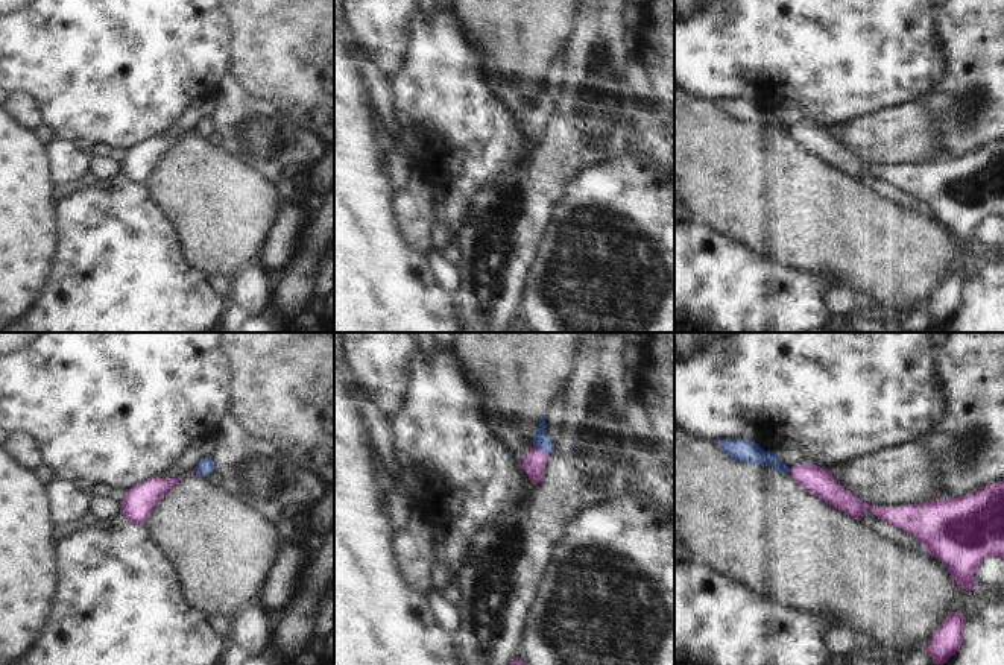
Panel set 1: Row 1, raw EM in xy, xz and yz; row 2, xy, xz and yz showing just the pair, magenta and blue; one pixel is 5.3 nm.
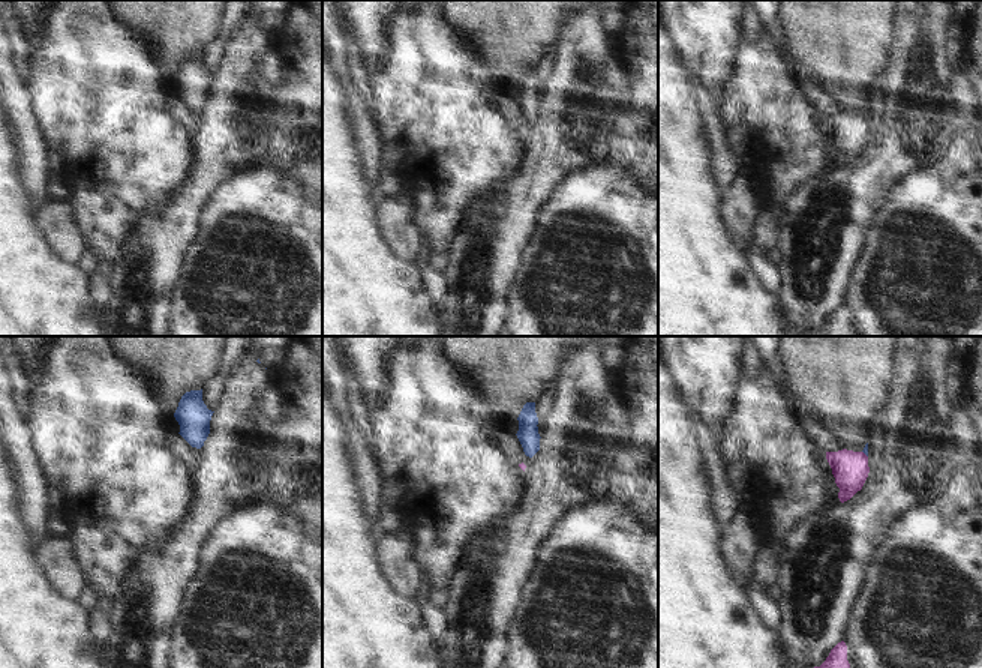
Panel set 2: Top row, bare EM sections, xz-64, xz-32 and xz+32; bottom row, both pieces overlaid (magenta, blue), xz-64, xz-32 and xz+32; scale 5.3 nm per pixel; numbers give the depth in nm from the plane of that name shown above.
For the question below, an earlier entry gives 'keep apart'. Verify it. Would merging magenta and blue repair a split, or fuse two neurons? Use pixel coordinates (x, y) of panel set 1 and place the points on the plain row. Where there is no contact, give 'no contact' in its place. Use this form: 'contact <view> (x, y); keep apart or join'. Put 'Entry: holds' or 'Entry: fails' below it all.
contact xz (539, 110); join
Entry: fails

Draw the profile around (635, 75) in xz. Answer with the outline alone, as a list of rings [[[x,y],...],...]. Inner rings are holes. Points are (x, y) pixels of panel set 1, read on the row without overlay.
[[[632,53],[626,56],[624,74],[629,85],[633,88],[636,99],[647,99],[650,96],[650,82],[646,77],[642,65],[635,59]]]

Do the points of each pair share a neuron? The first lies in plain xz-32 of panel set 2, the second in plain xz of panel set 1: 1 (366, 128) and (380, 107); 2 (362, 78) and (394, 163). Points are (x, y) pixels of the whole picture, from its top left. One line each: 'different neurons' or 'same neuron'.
1: different neurons
2: same neuron

